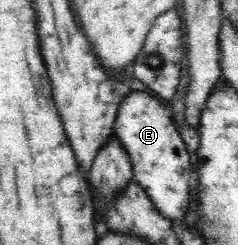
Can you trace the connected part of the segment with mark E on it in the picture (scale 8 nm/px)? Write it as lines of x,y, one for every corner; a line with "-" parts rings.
133,91
127,95
119,107
119,115
115,121
115,135
123,143
123,147
131,155
133,163
133,179
151,198
155,209
165,218
175,223
185,219
185,213
191,203
189,189
189,170
193,165
189,162
189,153
185,142
179,137
179,131
171,117
165,113
163,105
145,91

